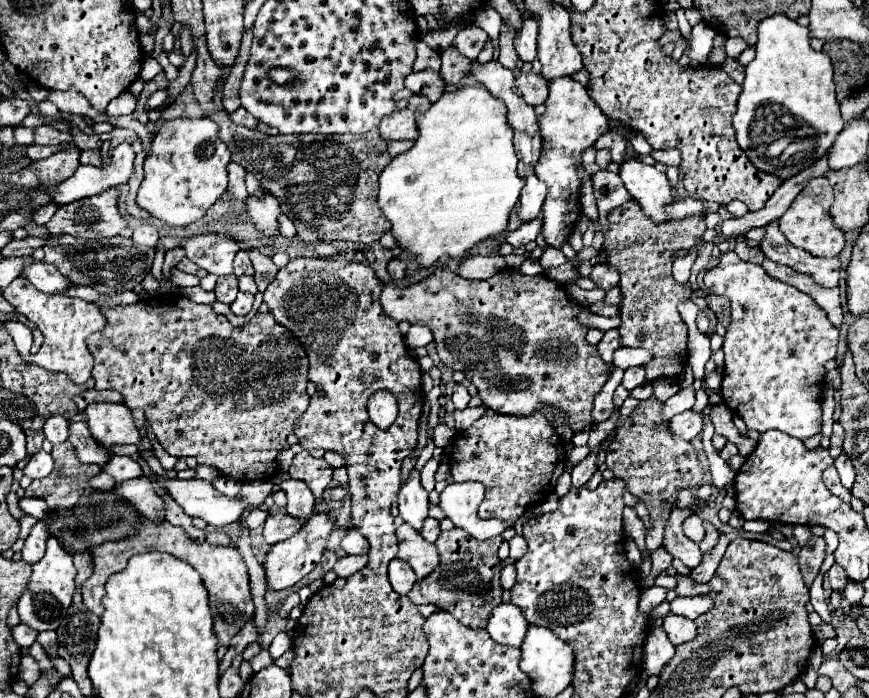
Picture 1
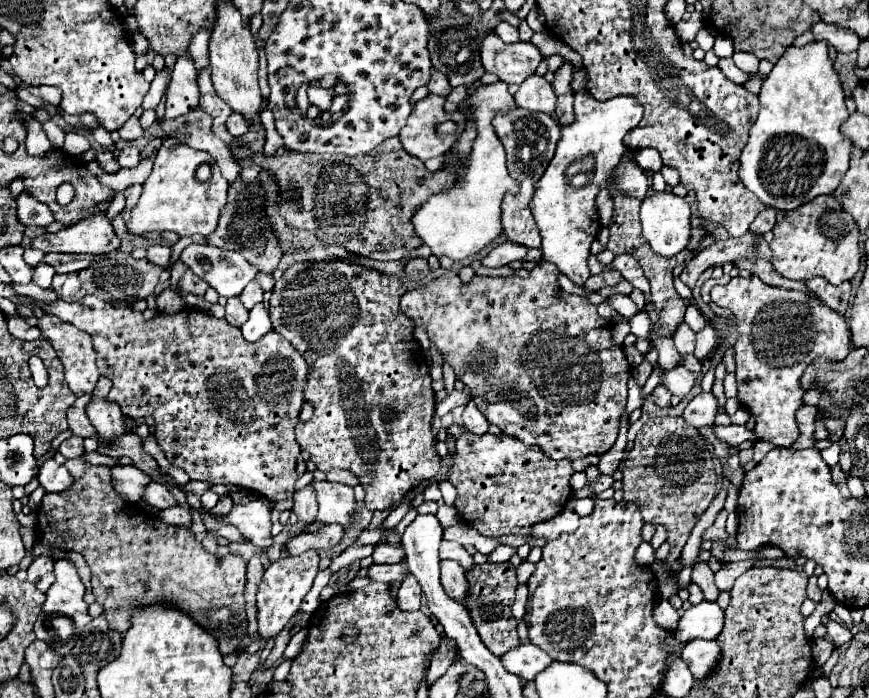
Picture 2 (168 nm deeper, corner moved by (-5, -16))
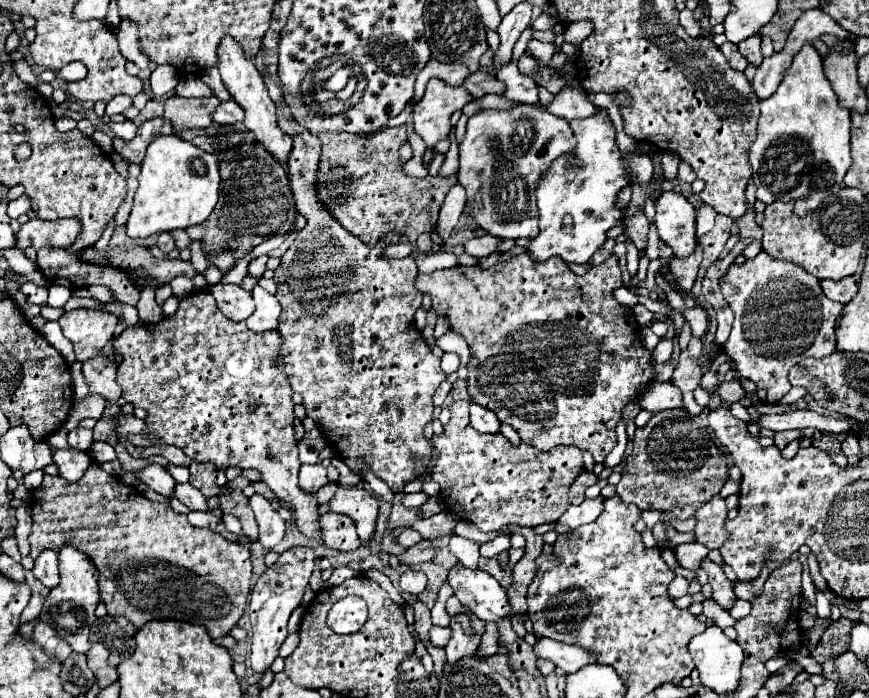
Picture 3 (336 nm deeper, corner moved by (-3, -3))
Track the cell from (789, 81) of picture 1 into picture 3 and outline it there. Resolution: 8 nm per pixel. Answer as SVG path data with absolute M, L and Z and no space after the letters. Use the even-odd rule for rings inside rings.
M805 43L803 49L793 57L793 63L787 69L775 95L761 101L757 139L749 151L753 181L757 185L757 199L763 203L795 201L797 215L809 215L811 211L815 211L827 195L843 187L843 177L851 165L849 133L851 133L851 115L845 107L839 105L839 97L823 71L821 55L815 51L811 43Z

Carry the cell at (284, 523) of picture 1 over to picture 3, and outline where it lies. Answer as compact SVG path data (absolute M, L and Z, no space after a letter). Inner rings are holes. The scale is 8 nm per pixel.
M325 513L321 517L323 543L331 549L339 551L355 551L361 547L355 521L341 513Z

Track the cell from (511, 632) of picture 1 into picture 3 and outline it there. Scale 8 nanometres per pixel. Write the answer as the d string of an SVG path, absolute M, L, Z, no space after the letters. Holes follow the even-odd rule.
M539 639L533 651L537 657L551 659L565 673L575 673L581 667L595 663L595 655L591 655L591 651L583 651L581 647L571 647L569 643L559 643L553 639Z

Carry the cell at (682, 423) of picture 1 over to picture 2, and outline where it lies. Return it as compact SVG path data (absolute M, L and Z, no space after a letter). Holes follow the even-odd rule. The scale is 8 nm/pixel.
M713 426L713 434L719 442L731 444L731 446L739 446L745 440L753 440L755 442L755 434L751 430L747 430L745 426Z

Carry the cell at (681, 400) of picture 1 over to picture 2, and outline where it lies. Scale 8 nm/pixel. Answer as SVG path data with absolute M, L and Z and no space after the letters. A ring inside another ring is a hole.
M701 392L687 404L687 408L683 412L683 418L685 418L685 424L689 424L693 428L703 428L703 426L713 424L715 414L717 414L715 396L711 392L709 394Z

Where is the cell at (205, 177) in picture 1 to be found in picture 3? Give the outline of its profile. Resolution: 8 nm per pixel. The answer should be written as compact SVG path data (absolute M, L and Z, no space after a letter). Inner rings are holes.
M157 137L147 147L139 173L139 189L133 199L125 231L133 239L143 239L155 233L187 229L203 223L219 199L219 169L211 153L175 137Z

